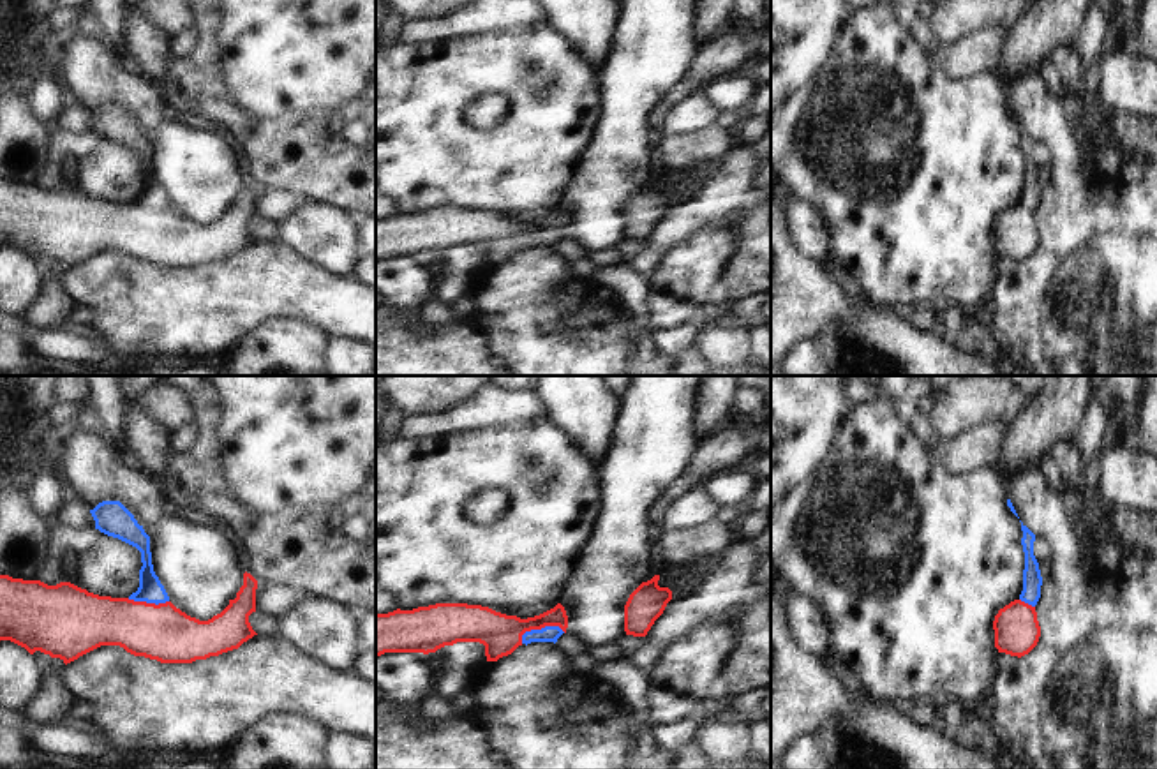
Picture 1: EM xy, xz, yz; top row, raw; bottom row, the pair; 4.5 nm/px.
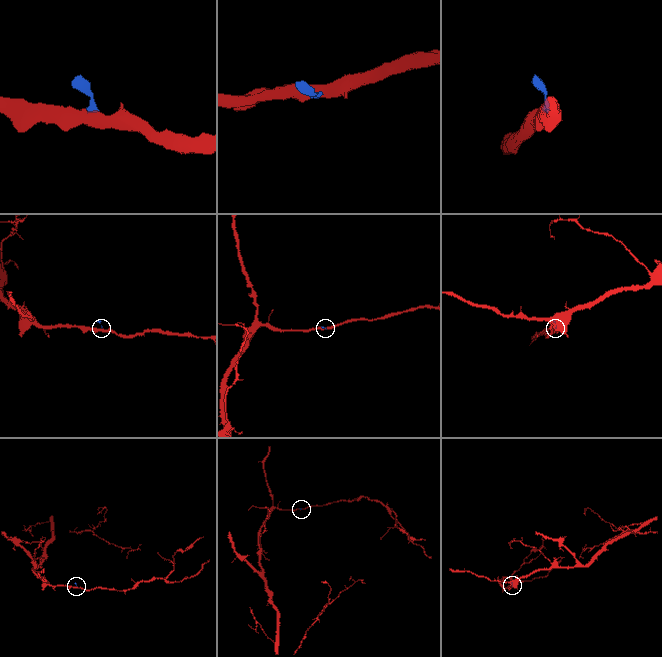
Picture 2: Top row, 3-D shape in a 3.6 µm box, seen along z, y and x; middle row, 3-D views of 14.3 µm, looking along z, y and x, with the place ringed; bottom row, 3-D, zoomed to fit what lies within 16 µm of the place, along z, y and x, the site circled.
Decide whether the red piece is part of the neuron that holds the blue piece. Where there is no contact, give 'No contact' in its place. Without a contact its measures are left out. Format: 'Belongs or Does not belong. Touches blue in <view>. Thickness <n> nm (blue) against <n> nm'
Belongs. Touches blue in xz. Thickness 80 nm (blue) against 180 nm

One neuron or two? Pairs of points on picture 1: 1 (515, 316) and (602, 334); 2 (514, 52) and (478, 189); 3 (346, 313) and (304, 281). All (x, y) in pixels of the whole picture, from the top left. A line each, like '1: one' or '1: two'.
1: one
2: one
3: one

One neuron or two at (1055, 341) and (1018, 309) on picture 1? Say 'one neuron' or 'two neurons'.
one neuron

